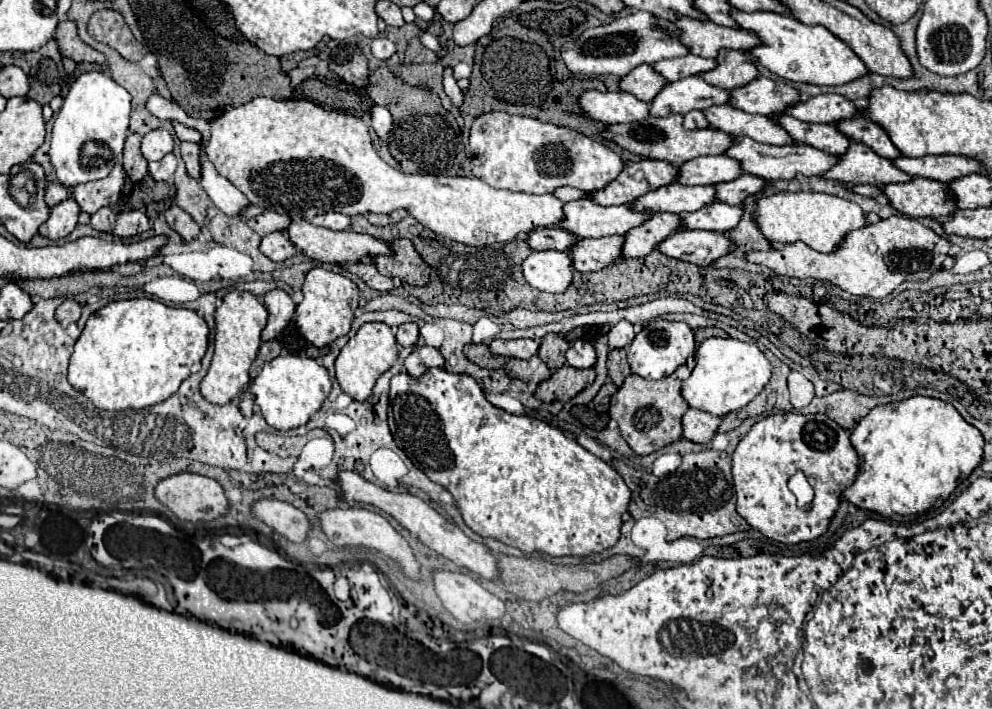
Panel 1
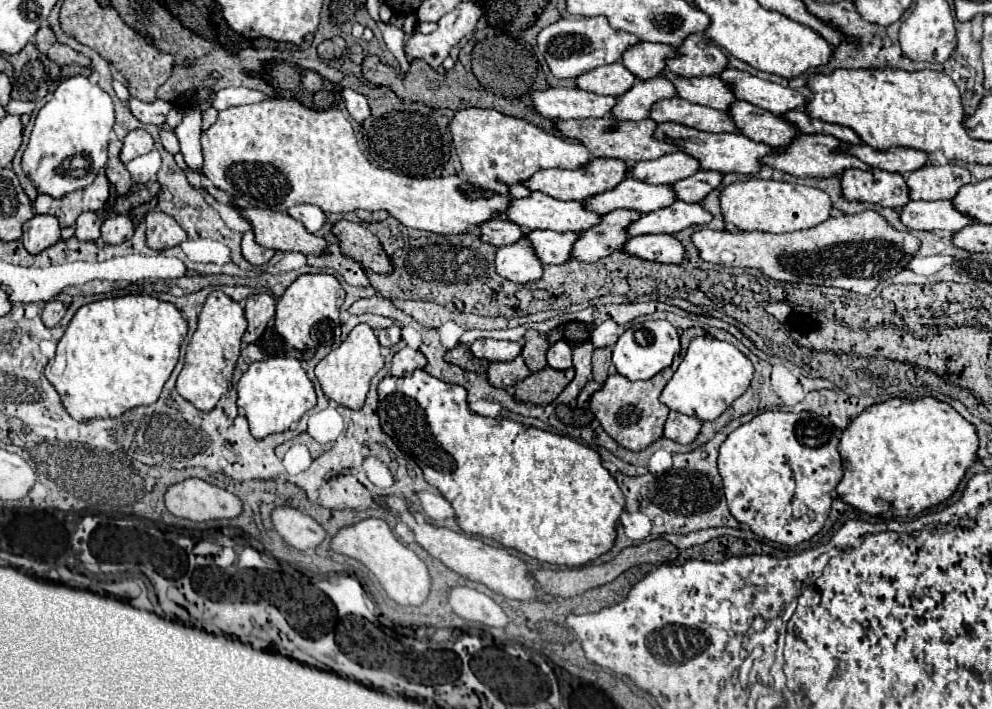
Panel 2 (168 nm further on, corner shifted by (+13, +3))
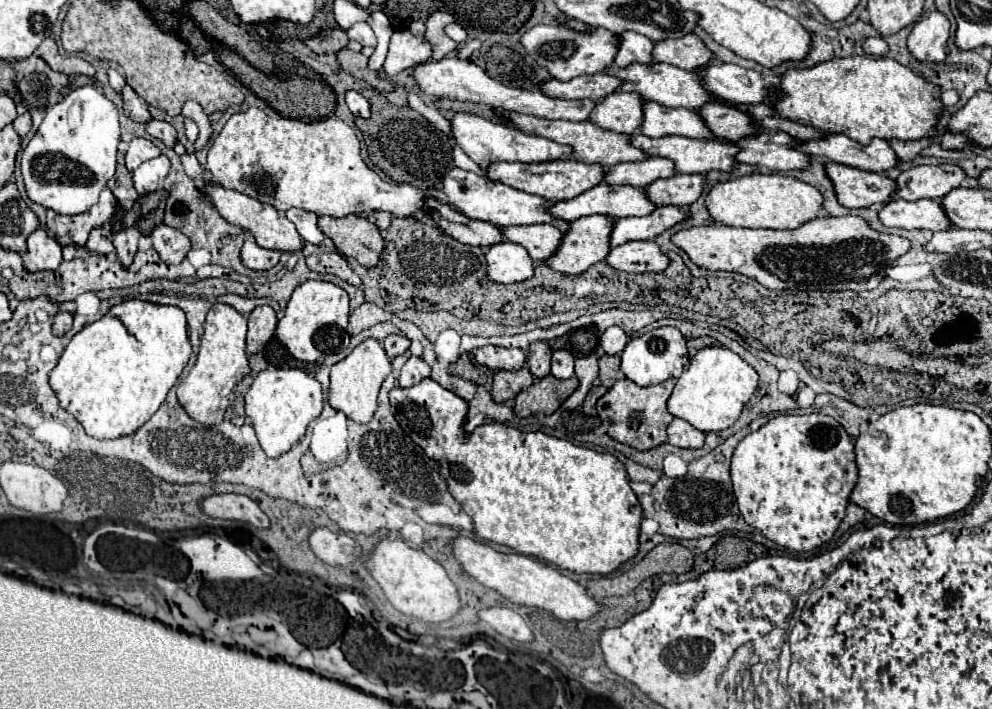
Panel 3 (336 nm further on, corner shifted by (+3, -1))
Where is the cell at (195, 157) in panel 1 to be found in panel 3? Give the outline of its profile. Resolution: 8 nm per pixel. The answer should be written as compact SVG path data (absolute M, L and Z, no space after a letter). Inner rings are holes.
M150 120L150 122L146 124L146 130L148 130L148 134L150 134L150 136L154 136L154 138L162 140L168 148L174 148L174 144L178 142L178 134L176 134L174 126L172 126L172 124L168 124L168 122Z

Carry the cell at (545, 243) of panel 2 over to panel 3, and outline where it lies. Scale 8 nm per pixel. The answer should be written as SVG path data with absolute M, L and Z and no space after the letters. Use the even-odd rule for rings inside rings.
M550 224L508 226L500 230L506 240L524 246L532 256L534 264L542 264L548 258L552 258L556 254L556 248L560 248L560 240L564 238L564 234Z

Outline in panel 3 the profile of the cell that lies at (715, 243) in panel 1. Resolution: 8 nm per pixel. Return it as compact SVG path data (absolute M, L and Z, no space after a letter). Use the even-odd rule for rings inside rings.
M628 242L616 246L606 256L606 262L624 272L664 272L670 266L670 258L662 252L656 242Z

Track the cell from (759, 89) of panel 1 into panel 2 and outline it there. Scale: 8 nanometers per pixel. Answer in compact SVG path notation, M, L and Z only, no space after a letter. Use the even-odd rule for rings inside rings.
M662 70L658 76L668 78L676 88L676 96L680 96L692 104L726 110L734 102L734 96L730 96L730 88L726 88L726 84L722 84L722 80L718 80L718 76L682 78L670 70Z

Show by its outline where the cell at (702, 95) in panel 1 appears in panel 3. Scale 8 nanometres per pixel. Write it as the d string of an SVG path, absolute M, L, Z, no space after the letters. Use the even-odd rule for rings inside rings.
M614 92L596 104L590 120L602 128L632 134L644 120L644 100L638 92Z

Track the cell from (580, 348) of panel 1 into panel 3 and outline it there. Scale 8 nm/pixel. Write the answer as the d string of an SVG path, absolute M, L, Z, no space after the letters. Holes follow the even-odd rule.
M556 350L552 356L552 376L572 378L574 376L574 356L568 350Z

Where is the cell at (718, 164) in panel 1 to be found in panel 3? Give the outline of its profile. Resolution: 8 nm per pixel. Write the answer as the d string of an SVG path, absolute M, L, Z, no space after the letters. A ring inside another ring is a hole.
M648 158L642 162L618 164L606 172L604 180L608 184L630 184L630 186L638 186L638 188L648 188L648 184L652 184L652 180L668 178L674 174L676 174L676 168L674 168L672 160Z

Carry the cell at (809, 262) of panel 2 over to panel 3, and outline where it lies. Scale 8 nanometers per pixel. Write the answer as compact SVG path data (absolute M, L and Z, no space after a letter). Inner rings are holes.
M860 216L816 218L796 230L748 230L714 222L710 226L694 226L688 230L680 230L672 238L672 242L682 248L690 256L690 260L700 268L738 272L748 278L754 278L764 288L772 290L874 290L884 280L884 272L912 248L910 240L894 234L876 232Z

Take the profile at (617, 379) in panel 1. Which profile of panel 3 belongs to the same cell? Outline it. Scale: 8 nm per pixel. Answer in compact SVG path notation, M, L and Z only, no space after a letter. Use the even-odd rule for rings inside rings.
M604 354L600 358L600 384L610 388L618 378L622 378L620 374L620 356L608 356Z

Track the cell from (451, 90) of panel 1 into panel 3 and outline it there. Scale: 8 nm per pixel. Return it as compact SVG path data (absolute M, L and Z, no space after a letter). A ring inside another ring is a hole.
M408 30L394 32L390 40L388 58L384 62L384 72L388 76L394 76L430 58L432 58L432 44L428 44L424 36L412 36Z

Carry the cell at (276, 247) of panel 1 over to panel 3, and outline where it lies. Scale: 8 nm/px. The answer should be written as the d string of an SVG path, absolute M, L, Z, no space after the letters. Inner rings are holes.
M248 238L242 246L242 264L250 270L270 270L280 260L278 250L266 250L256 244L256 240Z

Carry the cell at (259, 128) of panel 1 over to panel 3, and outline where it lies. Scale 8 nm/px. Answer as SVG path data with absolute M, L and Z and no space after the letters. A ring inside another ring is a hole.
M248 108L232 114L208 150L206 170L210 172L212 182L224 188L232 188L236 192L244 192L246 196L252 196L262 204L274 206L278 212L302 208L308 212L316 212L318 216L328 214L332 218L342 218L368 210L384 210L398 218L416 218L418 212L426 214L424 200L430 196L412 184L388 182L380 178L372 168L368 168L360 156L360 140L356 138L354 130L336 116L316 122L304 122L284 116L272 118L262 108Z

